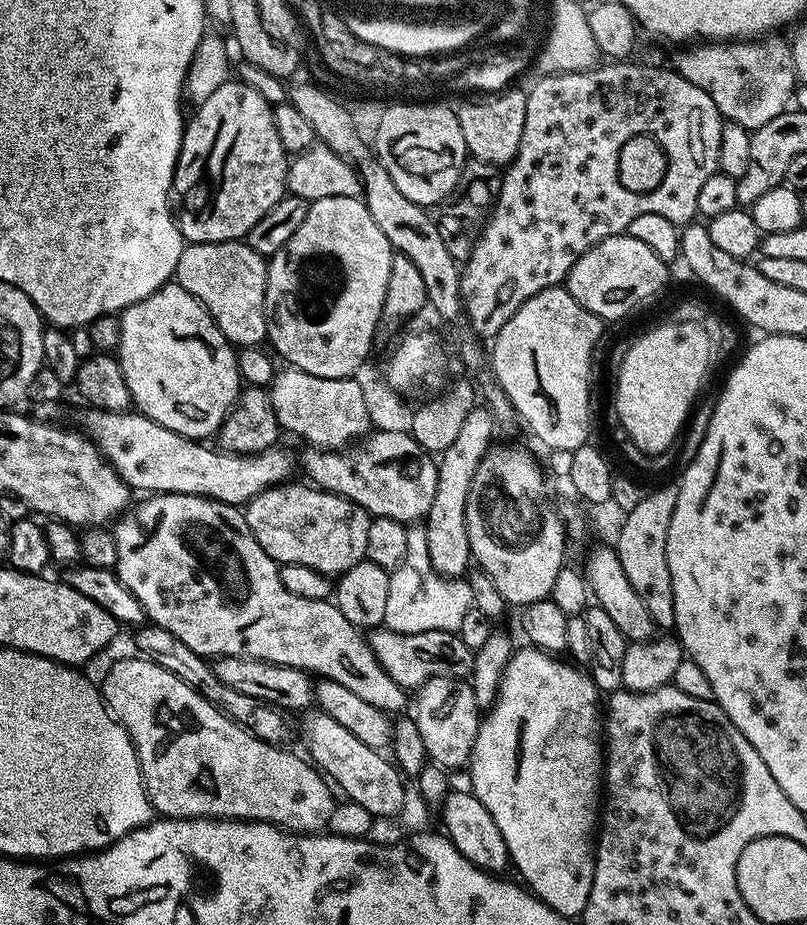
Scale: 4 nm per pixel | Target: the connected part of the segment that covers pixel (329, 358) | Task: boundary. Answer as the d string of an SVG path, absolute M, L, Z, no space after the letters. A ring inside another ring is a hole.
M335 196L313 200L308 205L308 213L302 226L294 230L290 242L282 246L282 250L275 252L268 260L268 277L266 278L266 294L264 295L264 313L268 316L267 343L276 347L275 355L284 359L285 365L306 370L306 374L314 374L318 378L342 378L347 380L357 375L356 371L364 364L364 359L372 352L372 339L376 336L376 327L381 327L384 315L384 299L386 286L390 282L390 262L394 255L392 243L378 230L374 218L370 218L370 210L364 205L360 196Z

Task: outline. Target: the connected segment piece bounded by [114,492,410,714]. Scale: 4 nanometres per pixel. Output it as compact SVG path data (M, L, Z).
M161 492L149 495L141 500L144 501L136 509L133 507L131 510L125 511L115 521L114 535L118 546L118 558L114 571L116 577L122 582L122 586L126 586L126 590L130 590L130 594L134 594L134 598L138 598L138 602L142 602L144 615L153 625L169 631L198 656L205 658L233 656L234 658L261 660L262 662L296 667L313 677L333 680L338 682L338 686L346 686L346 690L354 690L354 694L358 694L358 698L370 702L370 706L378 706L383 712L400 714L396 712L402 711L407 704L409 707L409 693L400 688L398 682L394 682L394 678L390 678L390 674L386 674L386 670L382 670L374 650L368 645L365 633L361 629L355 628L350 622L346 622L342 610L338 610L331 599L298 598L298 594L290 594L290 590L286 590L286 586L282 586L281 565L272 560L270 554L266 554L266 550L262 550L262 546L254 538L254 534L246 522L243 511L237 505L223 504L205 496L191 496L190 494L178 494L177 492Z

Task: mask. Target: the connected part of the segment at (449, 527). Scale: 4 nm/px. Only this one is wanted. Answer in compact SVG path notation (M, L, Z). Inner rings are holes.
M483 406L473 407L466 422L462 422L462 431L459 432L458 439L450 445L450 450L439 453L440 481L438 490L434 492L434 502L430 502L424 533L430 546L430 562L434 562L434 570L438 570L440 576L460 578L469 571L472 551L466 534L466 498L470 498L470 486L474 482L478 462L482 462L493 443L492 428L494 429L492 413Z

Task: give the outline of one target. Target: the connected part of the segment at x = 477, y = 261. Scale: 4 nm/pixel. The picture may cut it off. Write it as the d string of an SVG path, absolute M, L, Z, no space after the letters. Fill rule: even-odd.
M604 62L599 66L593 66L588 69L587 72L553 72L551 74L541 75L540 81L533 86L532 89L527 89L526 92L526 122L522 122L522 142L518 142L518 154L513 158L512 163L507 165L503 169L502 179L500 182L500 193L496 196L494 203L491 205L490 211L487 213L486 219L483 221L482 227L476 237L476 244L472 248L472 253L468 256L467 260L463 261L462 271L460 274L460 297L464 300L464 311L467 319L472 319L471 331L475 333L477 337L494 338L498 334L498 330L502 330L502 326L506 326L508 319L514 314L514 310L518 310L518 306L522 306L522 302L526 302L530 298L534 298L534 294L538 294L542 290L547 288L555 288L563 285L568 279L568 272L574 266L574 262L578 262L578 258L582 258L582 254L586 254L586 250L590 250L598 242L602 242L606 238L611 236L618 236L627 233L630 222L634 222L634 218L638 218L638 214L662 214L662 218L670 218L670 222L674 222L678 226L687 226L697 219L698 213L696 207L698 206L698 190L702 190L702 186L706 183L706 178L713 176L720 167L718 162L718 154L720 153L720 147L722 146L722 126L726 123L723 116L720 115L718 106L714 106L714 98L710 98L710 94L706 94L706 90L702 90L698 86L694 86L694 82L690 82L686 78L682 78L680 73L668 68L651 68L648 64L632 64L633 62ZM636 138L646 138L646 140L652 140L656 144L656 148L662 148L664 152L664 172L662 176L656 180L656 185L648 190L642 190L642 186L638 186L638 178L632 178L632 188L628 188L624 182L622 182L622 170L620 170L620 162L622 162L622 152L624 148L636 140Z

